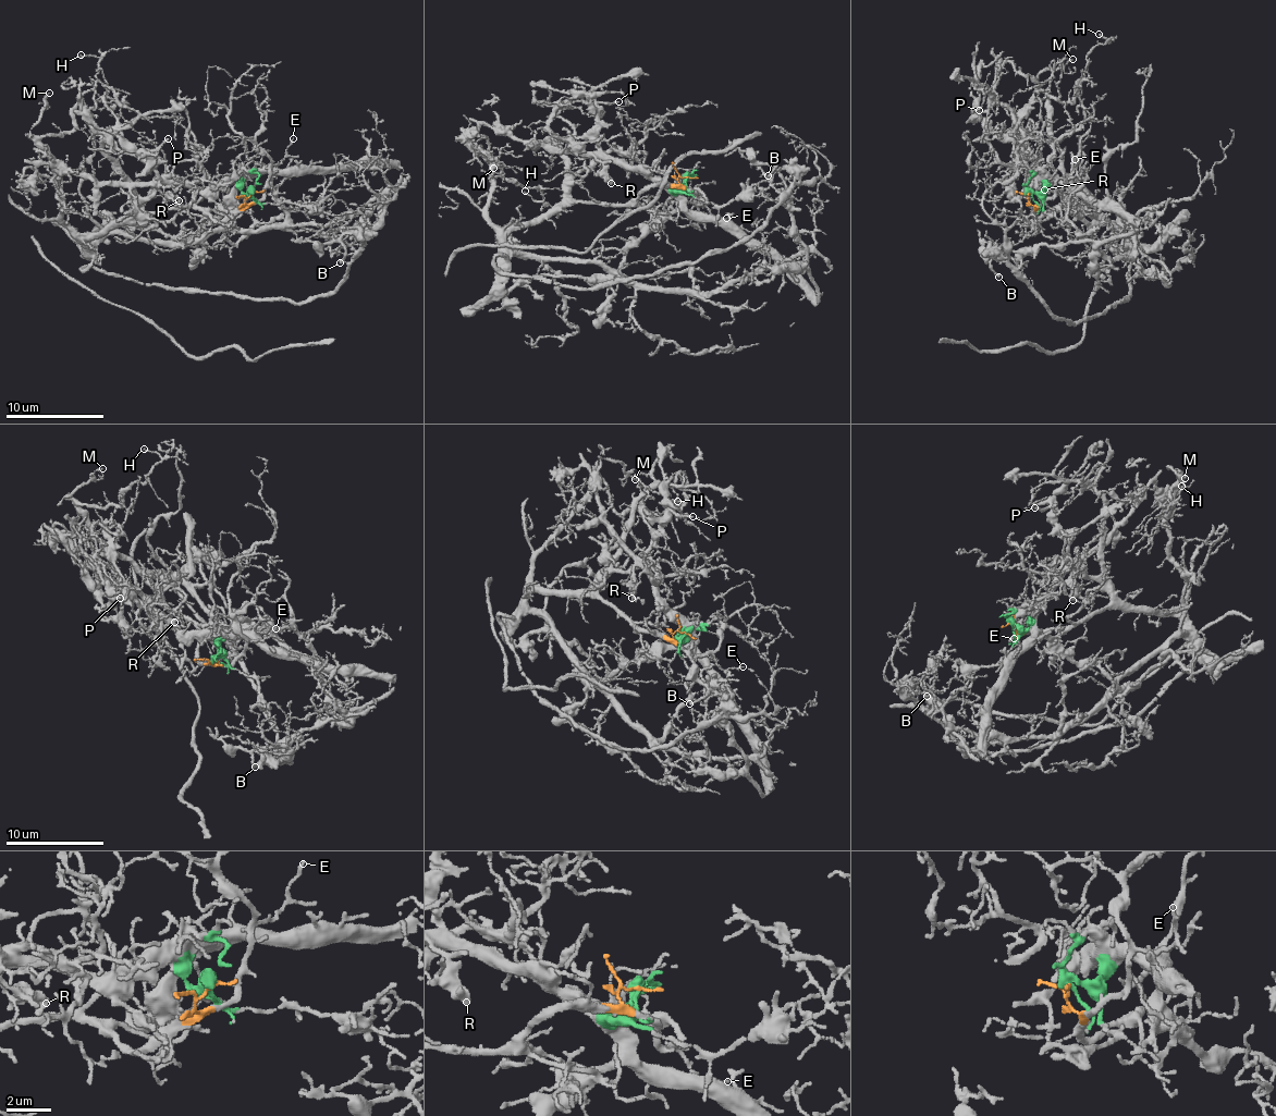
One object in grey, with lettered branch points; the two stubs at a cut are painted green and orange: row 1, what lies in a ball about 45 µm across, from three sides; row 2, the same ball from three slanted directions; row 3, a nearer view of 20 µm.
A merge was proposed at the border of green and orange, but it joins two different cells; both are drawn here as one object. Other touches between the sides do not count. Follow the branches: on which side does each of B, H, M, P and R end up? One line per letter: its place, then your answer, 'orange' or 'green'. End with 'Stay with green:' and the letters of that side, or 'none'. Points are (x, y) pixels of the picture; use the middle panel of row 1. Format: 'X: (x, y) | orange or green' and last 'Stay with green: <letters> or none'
B: (768, 175) | green
H: (525, 191) | orange
M: (493, 168) | orange
P: (618, 101) | green
R: (611, 183) | green
Stay with green: B, P, R

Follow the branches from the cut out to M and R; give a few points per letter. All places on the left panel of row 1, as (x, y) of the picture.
M: (254, 192), (223, 221), (170, 207), (81, 234), (62, 220), (52, 156), (28, 136), (50, 94)
R: (252, 192), (244, 185), (224, 183), (203, 188), (180, 184), (160, 187), (180, 199)

